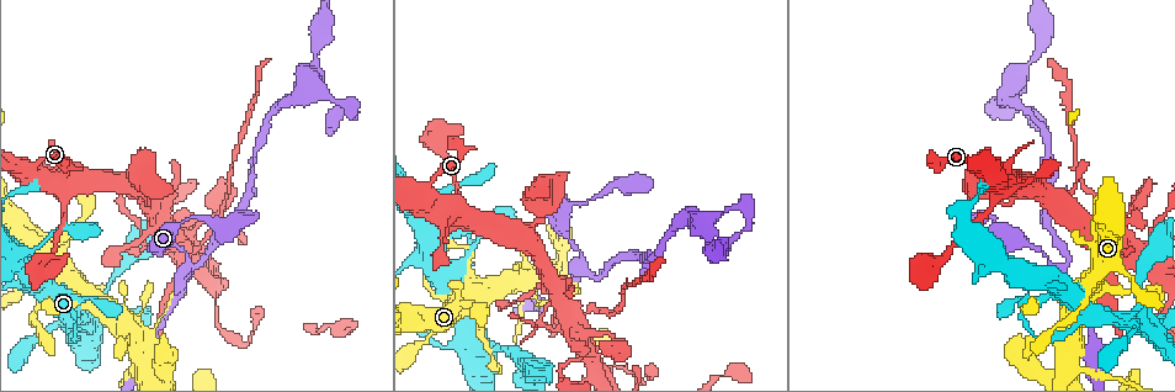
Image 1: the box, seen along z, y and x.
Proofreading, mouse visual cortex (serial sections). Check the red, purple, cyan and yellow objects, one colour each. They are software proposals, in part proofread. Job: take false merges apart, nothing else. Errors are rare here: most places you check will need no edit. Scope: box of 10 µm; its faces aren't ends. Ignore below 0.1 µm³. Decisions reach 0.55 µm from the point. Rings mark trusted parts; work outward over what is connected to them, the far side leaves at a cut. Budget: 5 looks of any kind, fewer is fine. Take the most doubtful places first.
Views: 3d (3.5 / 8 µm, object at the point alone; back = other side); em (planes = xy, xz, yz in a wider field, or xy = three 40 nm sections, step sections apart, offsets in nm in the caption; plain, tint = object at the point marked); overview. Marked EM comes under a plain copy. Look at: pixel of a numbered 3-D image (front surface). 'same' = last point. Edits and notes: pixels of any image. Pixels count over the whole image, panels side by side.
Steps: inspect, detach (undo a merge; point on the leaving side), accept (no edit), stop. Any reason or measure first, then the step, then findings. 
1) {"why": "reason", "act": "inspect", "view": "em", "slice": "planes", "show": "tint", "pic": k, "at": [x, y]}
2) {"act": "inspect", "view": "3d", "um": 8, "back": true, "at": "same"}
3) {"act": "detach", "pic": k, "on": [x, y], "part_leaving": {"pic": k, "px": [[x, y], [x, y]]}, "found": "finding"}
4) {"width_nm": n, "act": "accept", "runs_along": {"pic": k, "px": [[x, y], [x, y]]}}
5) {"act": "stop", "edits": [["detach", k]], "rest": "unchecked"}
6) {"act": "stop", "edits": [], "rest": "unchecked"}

{"act": "inspect", "view": "3d", "um": 3.5, "pic": 1, "at": [580, 261]}

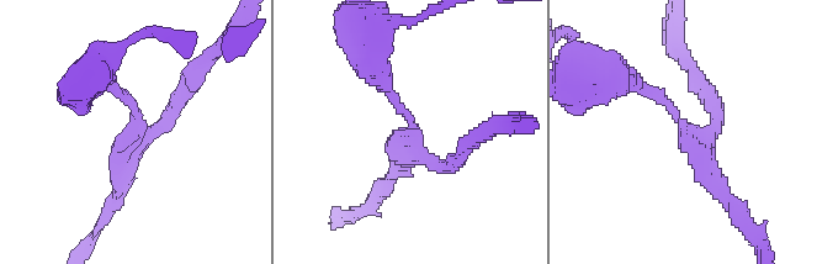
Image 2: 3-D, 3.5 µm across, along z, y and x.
{"act": "accept", "runs_along": {"pic": 2, "px": [[111, 83], [130, 98], [137, 136], [186, 94]]}, "found": "continuous, no second cell"}

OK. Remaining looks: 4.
{"why": "narrows sharply", "act": "inspect", "view": "3d", "um": 3.5, "pic": 1, "at": [1078, 310]}

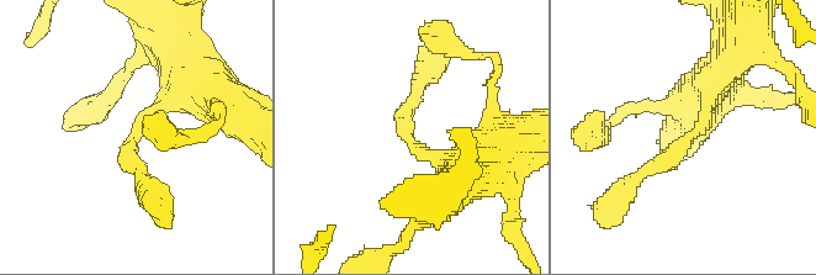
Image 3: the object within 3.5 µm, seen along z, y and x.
{"act": "inspect", "view": "em", "slice": "xy", "step": 2, "show": "tint", "pic": 3, "at": [408, 134]}

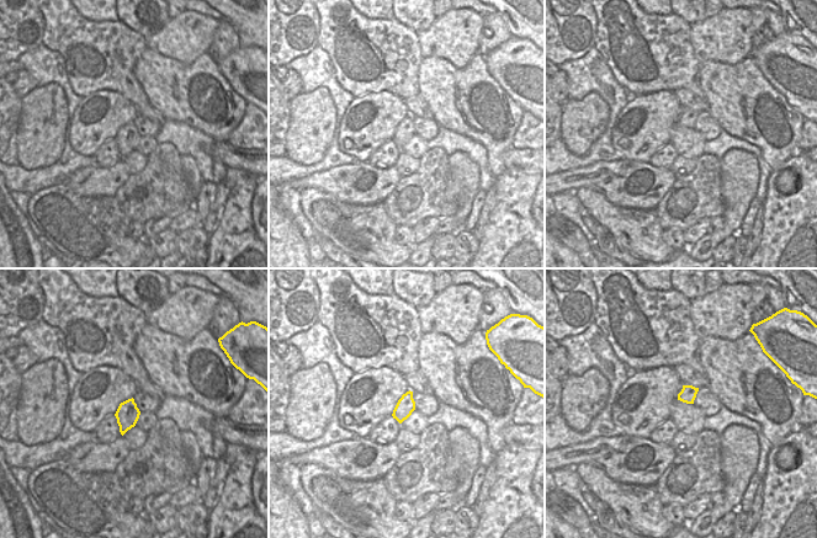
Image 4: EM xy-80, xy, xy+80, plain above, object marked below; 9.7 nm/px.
{"act": "accept", "runs_along": {"pic": 3, "px": [[718, 74], [705, 120], [626, 191]]}, "found": "continuous, no second cell"}

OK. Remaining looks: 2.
{"act": "stop", "edits": [], "rest": "unchecked"}

